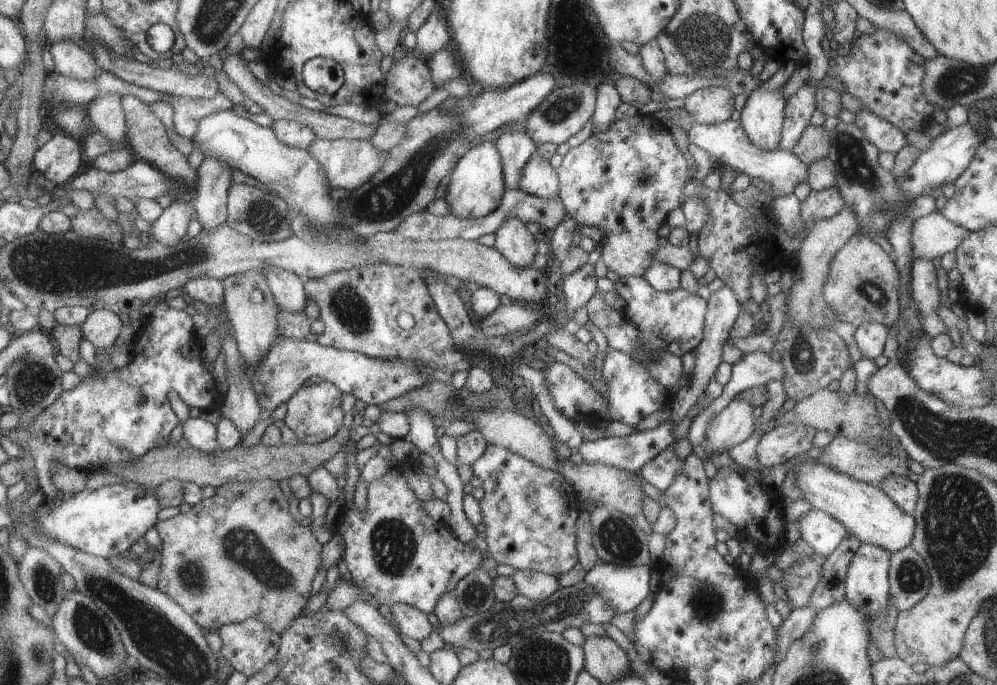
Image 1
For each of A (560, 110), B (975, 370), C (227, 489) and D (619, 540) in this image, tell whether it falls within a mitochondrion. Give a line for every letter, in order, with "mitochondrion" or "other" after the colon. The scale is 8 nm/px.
A: mitochondrion
B: other
C: other
D: mitochondrion

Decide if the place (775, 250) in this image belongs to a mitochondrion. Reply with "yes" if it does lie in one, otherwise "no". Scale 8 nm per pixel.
no

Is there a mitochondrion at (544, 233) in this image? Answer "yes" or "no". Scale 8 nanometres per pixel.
no

